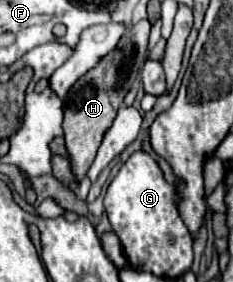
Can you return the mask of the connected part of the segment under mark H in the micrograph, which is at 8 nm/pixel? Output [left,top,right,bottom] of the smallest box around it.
[62,20,150,182]

